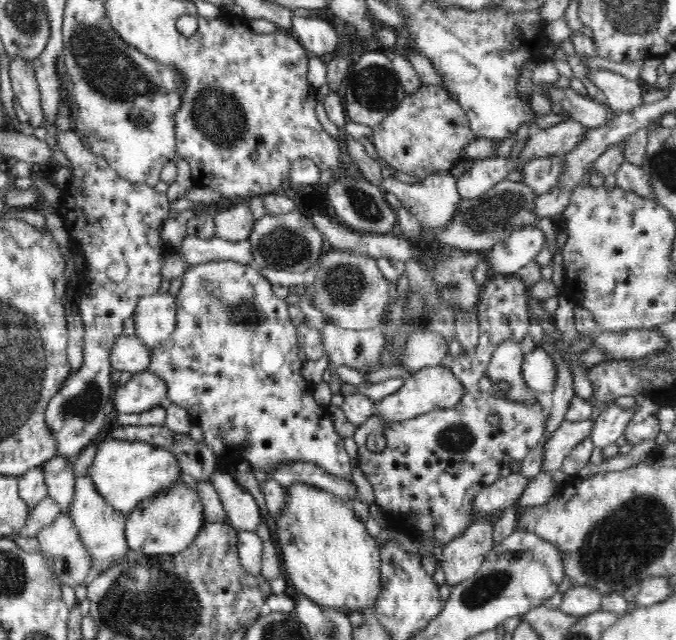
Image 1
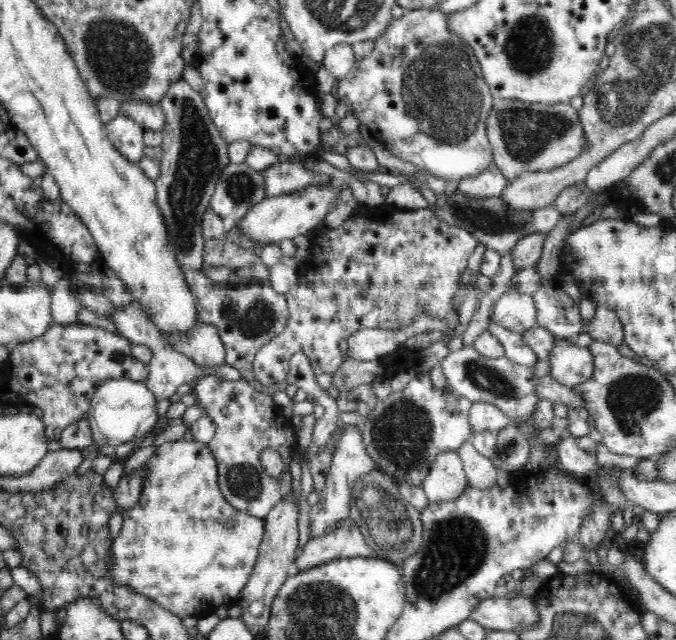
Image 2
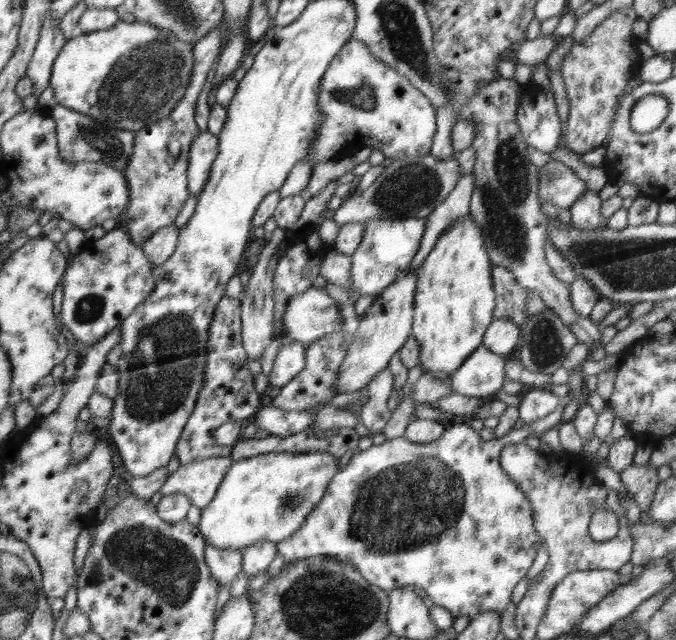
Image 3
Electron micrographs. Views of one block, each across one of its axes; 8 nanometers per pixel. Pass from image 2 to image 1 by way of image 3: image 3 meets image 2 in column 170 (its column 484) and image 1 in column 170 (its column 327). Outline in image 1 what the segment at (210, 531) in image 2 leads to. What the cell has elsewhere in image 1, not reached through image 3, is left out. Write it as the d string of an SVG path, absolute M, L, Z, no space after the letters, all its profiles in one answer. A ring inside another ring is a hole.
M176 480L166 492L142 500L127 515L124 534L127 545L132 550L140 550L152 556L171 555L186 550L205 523L204 506L197 491Z

